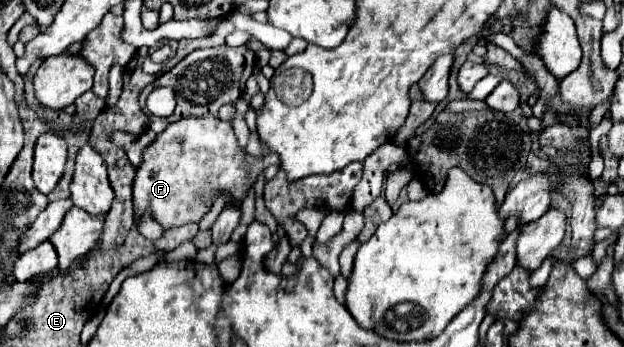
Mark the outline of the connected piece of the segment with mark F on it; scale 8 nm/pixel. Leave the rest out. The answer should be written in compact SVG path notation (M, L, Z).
M183 118L167 126L167 130L159 134L155 142L143 152L143 164L137 168L135 176L135 216L151 210L153 218L163 228L199 222L201 216L205 216L211 208L211 190L219 188L235 202L241 202L247 194L247 188L255 182L257 174L267 166L279 166L279 154L267 154L261 158L245 154L245 150L237 146L233 128L227 122L219 118Z

